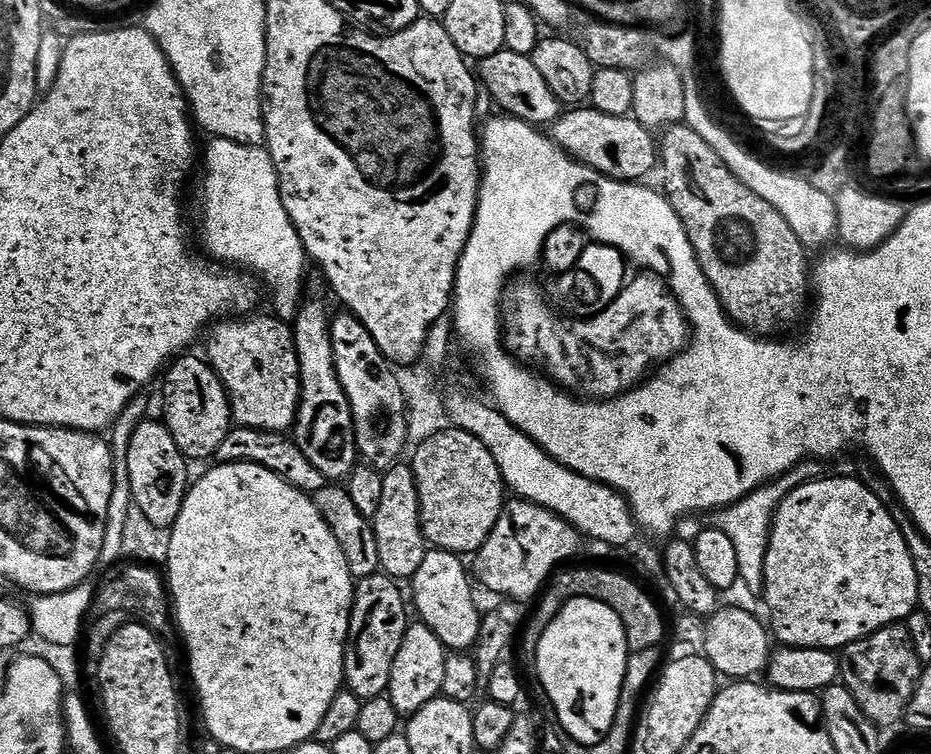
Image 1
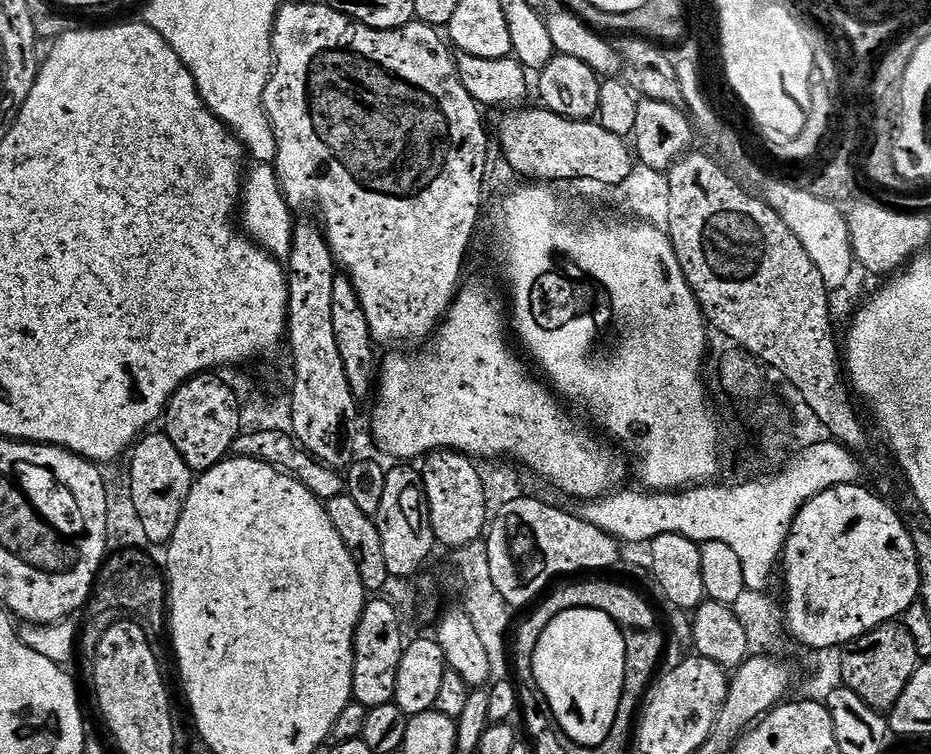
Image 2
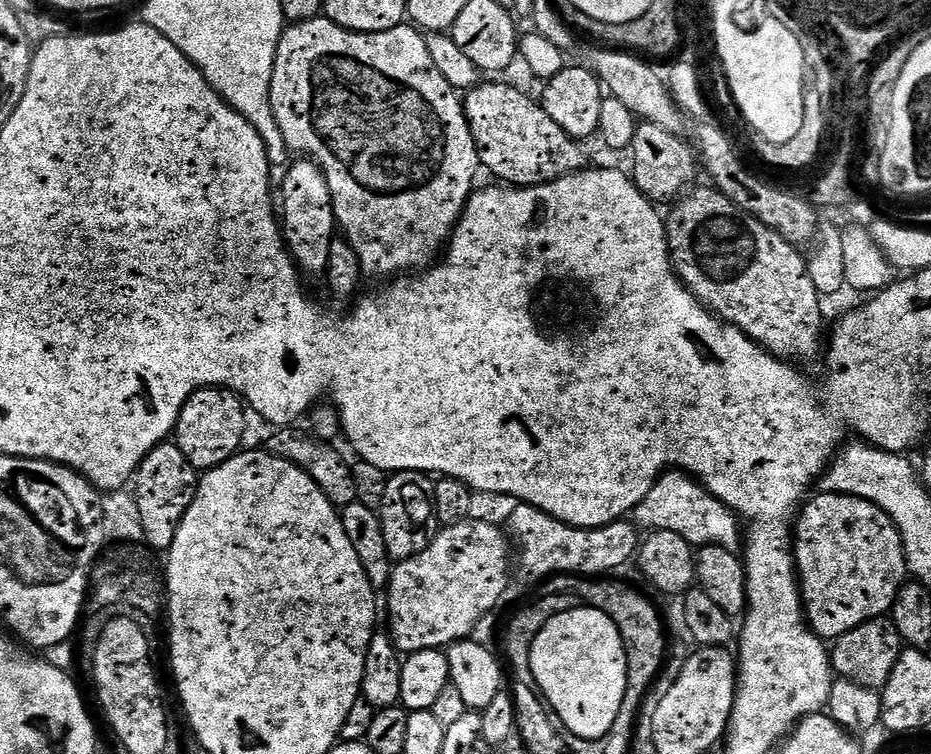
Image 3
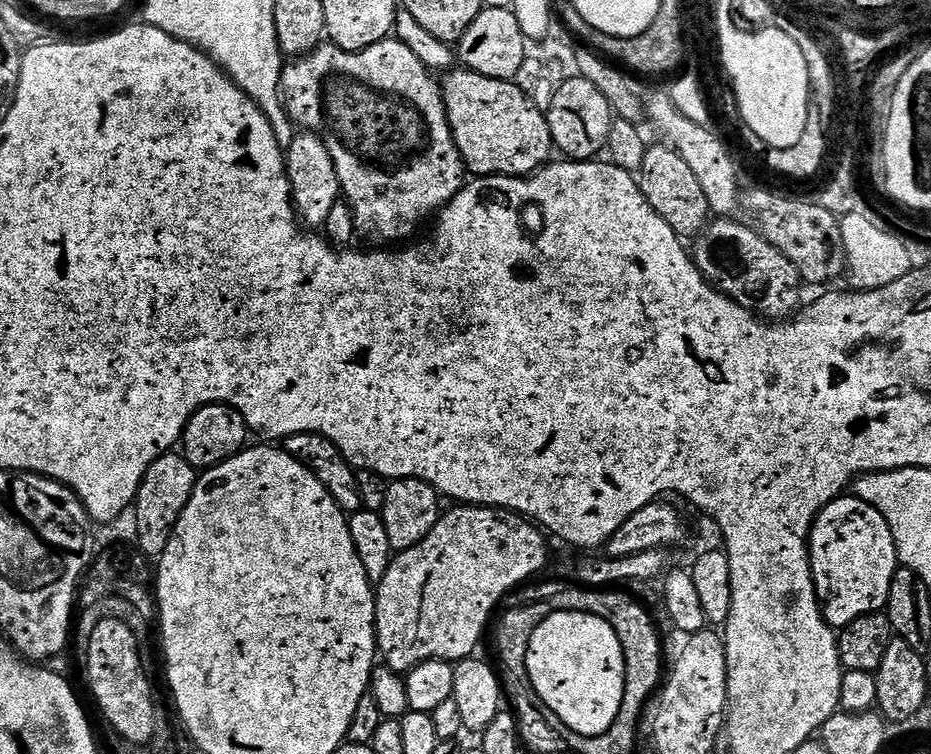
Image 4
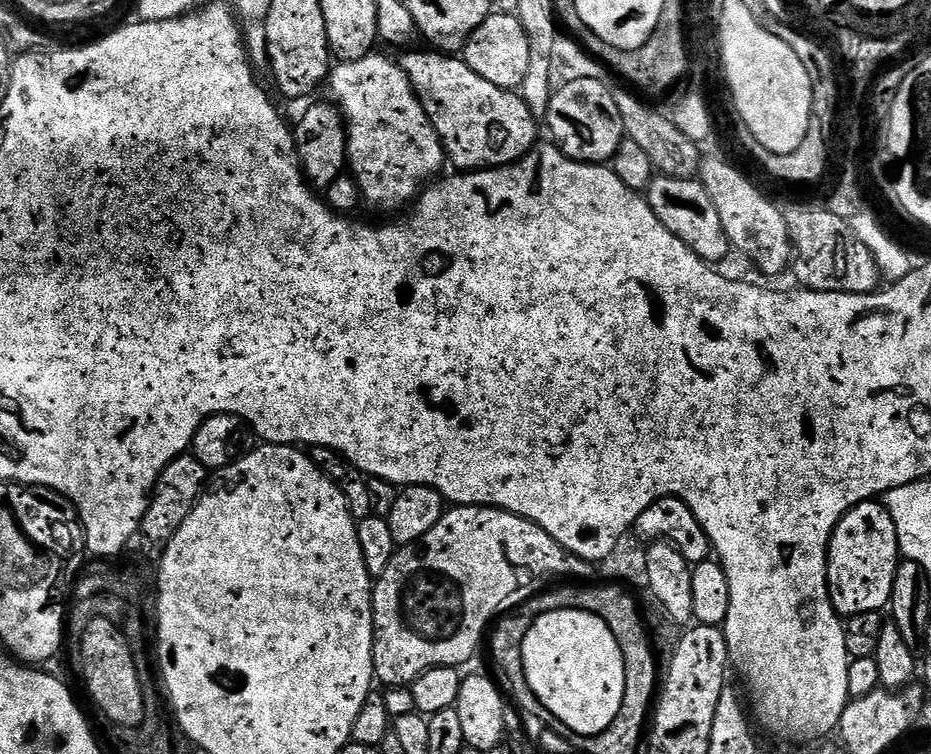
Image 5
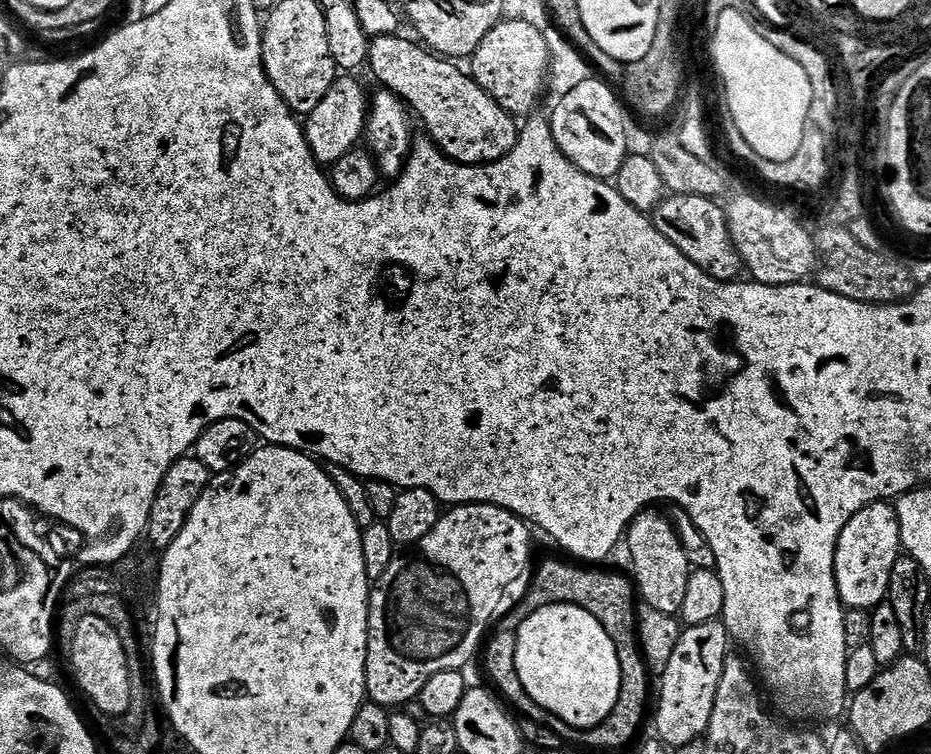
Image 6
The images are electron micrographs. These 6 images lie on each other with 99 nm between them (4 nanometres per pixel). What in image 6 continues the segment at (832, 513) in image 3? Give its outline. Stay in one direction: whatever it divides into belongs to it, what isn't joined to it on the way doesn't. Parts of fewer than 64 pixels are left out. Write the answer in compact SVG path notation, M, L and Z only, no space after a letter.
M888 502L867 504L862 511L856 512L850 522L841 530L836 543L834 574L840 602L845 609L877 608L888 598L890 570L902 555L900 543L900 523L895 507Z

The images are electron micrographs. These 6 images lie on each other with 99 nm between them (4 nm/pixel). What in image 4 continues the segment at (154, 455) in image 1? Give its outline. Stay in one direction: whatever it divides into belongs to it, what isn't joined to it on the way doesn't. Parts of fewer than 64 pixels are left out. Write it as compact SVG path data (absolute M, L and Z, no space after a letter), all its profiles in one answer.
M175 451L160 456L142 478L142 486L136 495L134 511L137 516L137 538L139 551L148 558L158 558L166 550L172 532L176 528L182 510L190 502L196 485L197 469L182 454Z

